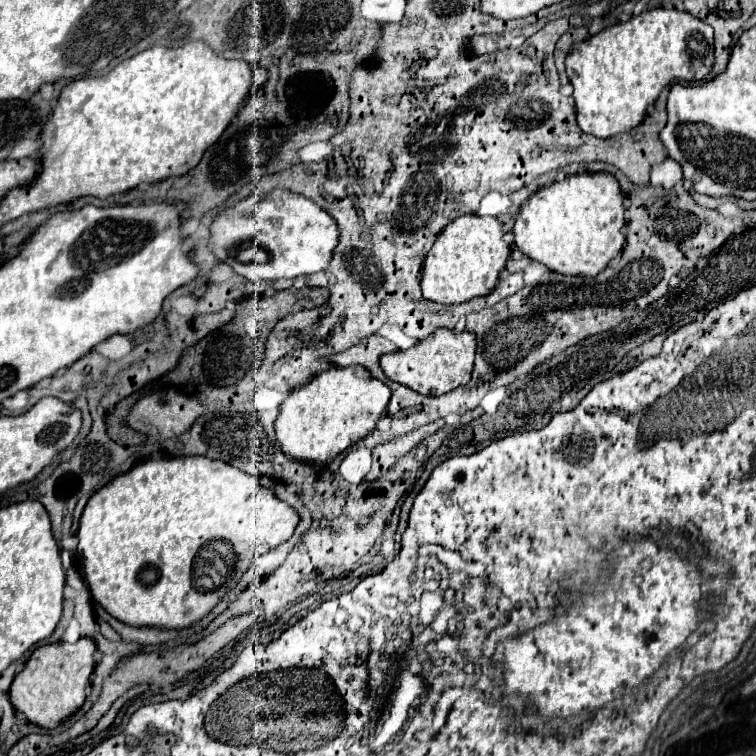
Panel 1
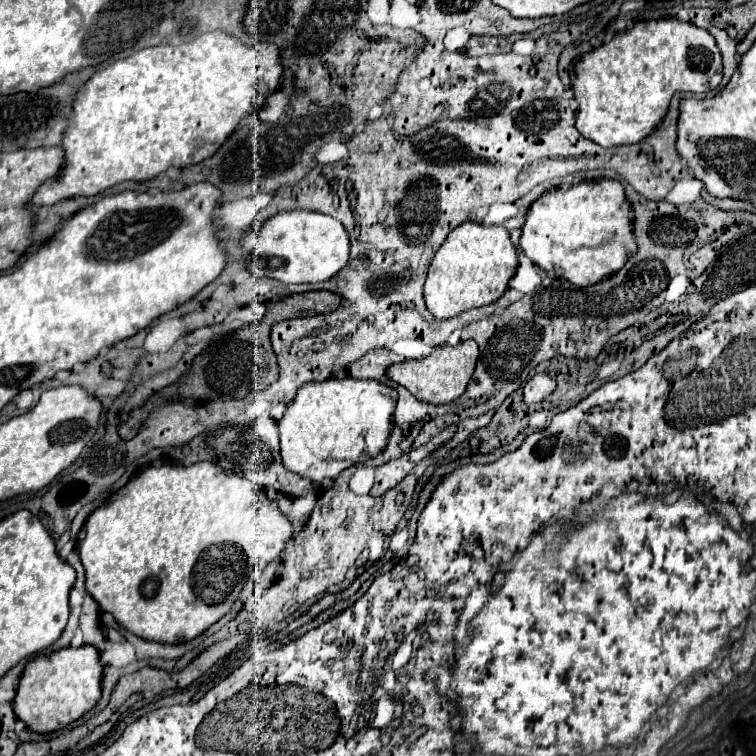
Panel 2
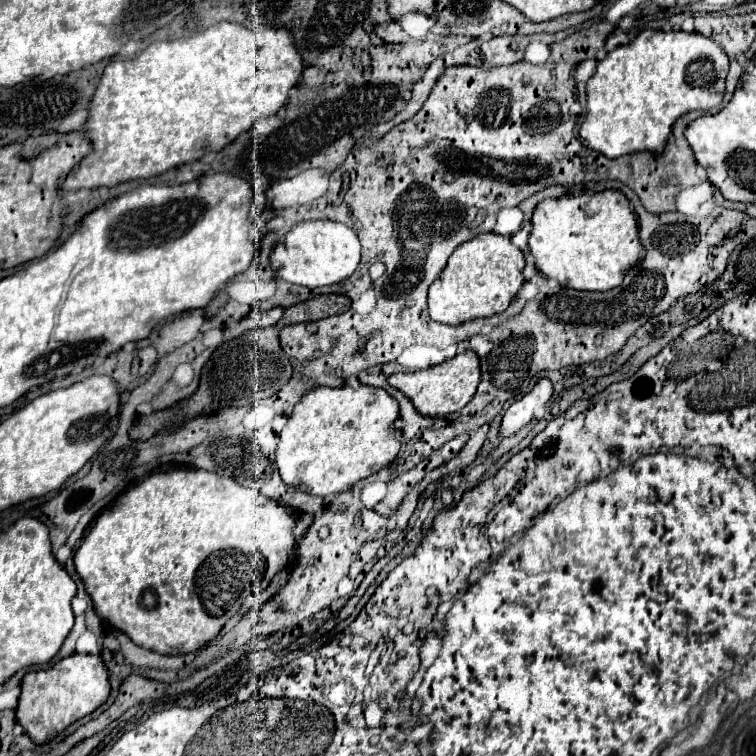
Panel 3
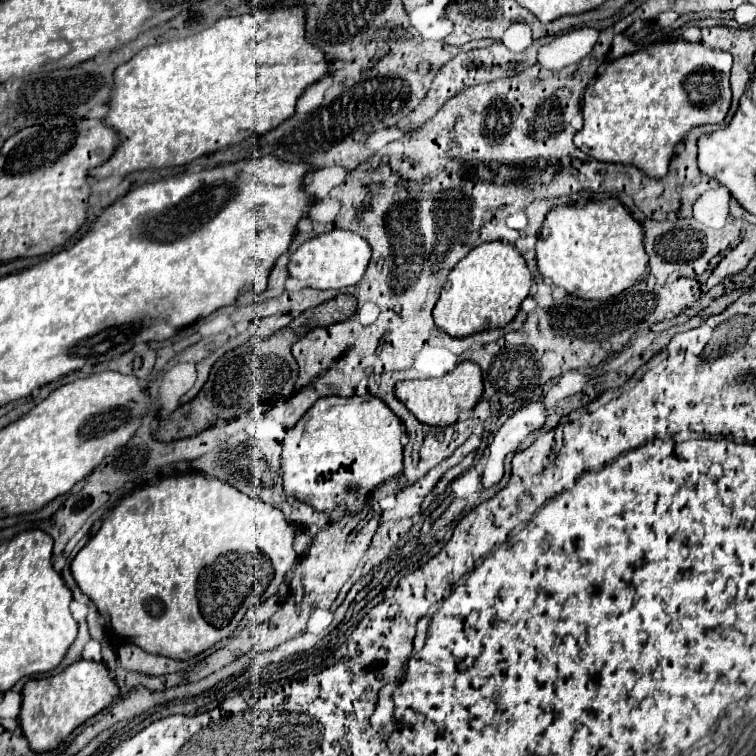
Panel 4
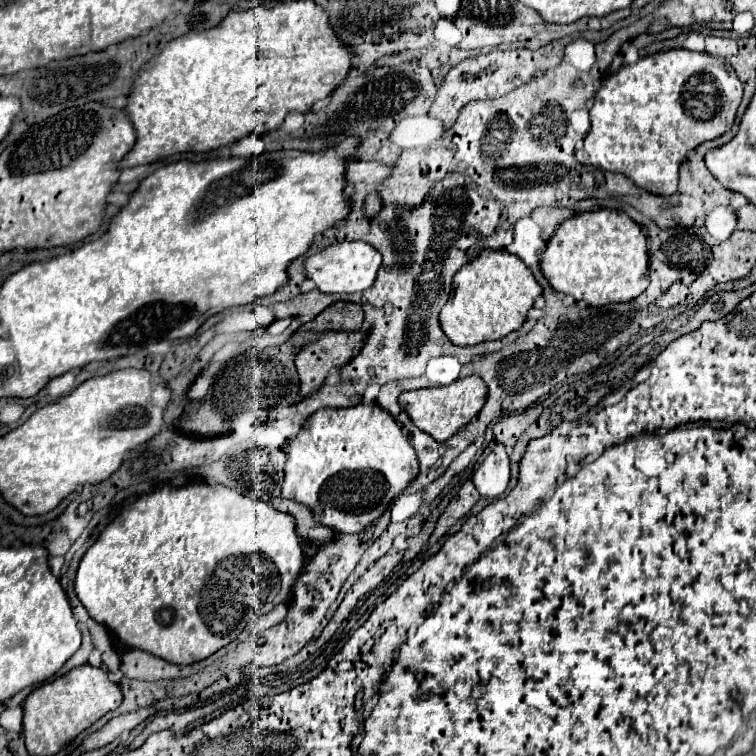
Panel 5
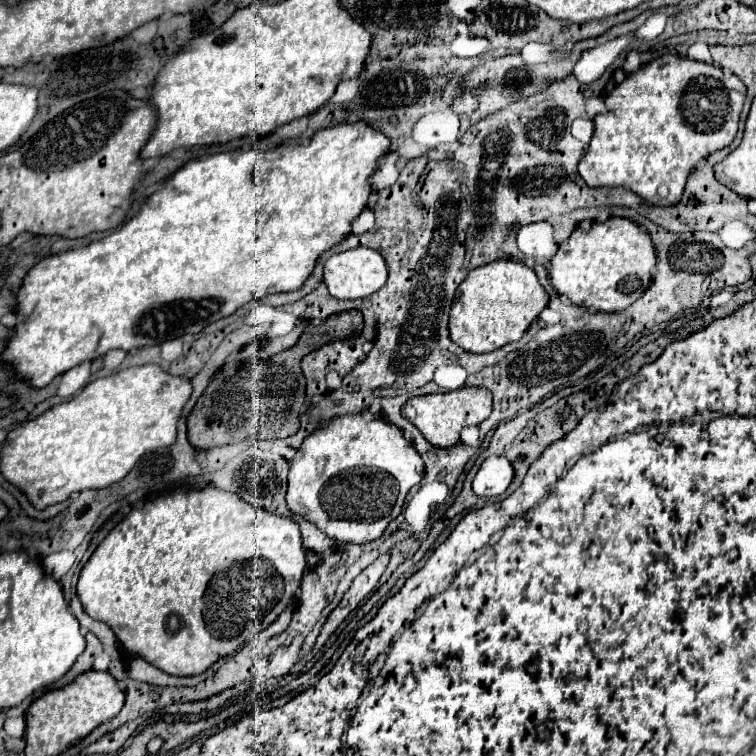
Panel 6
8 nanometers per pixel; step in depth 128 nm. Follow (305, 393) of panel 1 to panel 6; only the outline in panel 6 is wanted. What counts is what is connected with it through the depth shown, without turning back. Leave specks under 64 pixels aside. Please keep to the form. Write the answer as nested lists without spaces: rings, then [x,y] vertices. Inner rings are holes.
[[[366,410],[360,414],[326,420],[320,428],[306,436],[290,462],[286,502],[294,514],[304,516],[316,524],[316,528],[320,528],[332,540],[366,544],[382,536],[388,522],[402,512],[408,490],[420,484],[422,478],[424,462],[416,448],[404,438],[402,430],[388,422],[384,416]]]

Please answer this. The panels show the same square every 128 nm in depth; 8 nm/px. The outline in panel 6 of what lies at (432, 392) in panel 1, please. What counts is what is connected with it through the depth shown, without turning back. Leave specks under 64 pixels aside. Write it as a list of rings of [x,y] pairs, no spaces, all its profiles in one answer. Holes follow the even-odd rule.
[[[464,386],[444,394],[416,396],[402,406],[402,416],[408,418],[422,432],[422,436],[436,448],[450,448],[458,444],[460,430],[470,424],[474,426],[480,424],[490,416],[490,412],[492,412],[492,394],[486,388],[476,388],[476,386]]]

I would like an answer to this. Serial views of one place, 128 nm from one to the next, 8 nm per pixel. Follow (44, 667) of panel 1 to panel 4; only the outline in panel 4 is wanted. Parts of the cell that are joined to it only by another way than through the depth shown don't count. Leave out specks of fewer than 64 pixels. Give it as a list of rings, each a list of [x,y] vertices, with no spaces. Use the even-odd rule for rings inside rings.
[[[78,660],[50,678],[28,680],[22,690],[20,726],[34,752],[48,752],[58,748],[74,728],[104,710],[120,694],[116,682],[110,678],[106,664],[92,660]]]

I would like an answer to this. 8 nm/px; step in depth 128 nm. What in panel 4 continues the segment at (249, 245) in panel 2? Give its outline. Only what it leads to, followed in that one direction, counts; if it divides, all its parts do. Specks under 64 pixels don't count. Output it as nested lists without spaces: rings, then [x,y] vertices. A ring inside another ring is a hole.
[[[334,228],[330,232],[324,232],[320,236],[306,240],[296,252],[292,252],[288,260],[288,272],[292,278],[302,280],[310,288],[338,290],[338,288],[354,286],[360,282],[360,278],[364,276],[368,268],[370,256],[372,256],[372,250],[360,234]]]

